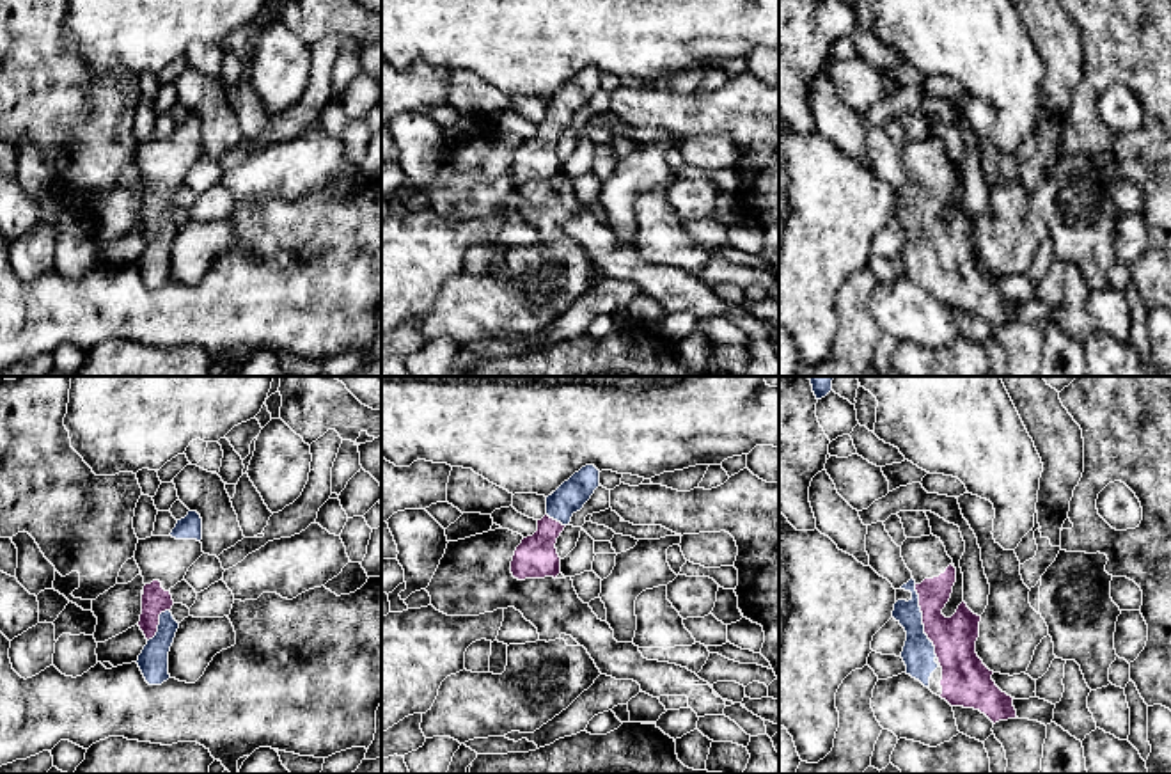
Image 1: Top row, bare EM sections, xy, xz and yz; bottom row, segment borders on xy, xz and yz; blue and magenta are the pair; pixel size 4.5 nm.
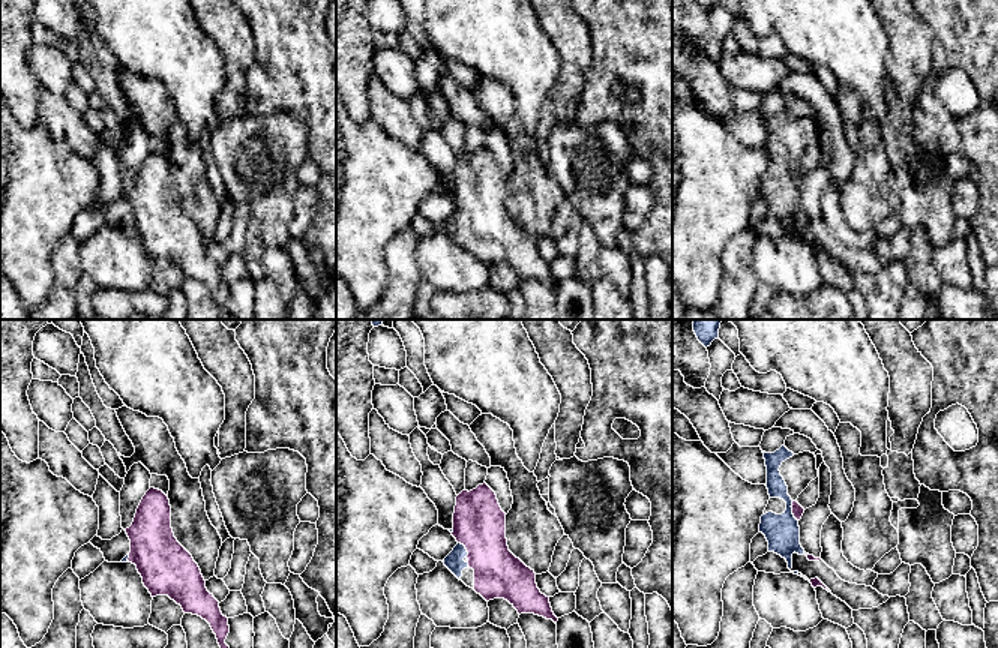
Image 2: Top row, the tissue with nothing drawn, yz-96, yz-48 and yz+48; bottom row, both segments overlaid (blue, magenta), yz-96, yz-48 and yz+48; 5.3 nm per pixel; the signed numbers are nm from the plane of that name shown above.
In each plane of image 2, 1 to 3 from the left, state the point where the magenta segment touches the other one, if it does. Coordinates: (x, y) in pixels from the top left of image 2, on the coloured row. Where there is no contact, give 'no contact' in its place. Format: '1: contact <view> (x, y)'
1: contact yz-96 (128, 557)
2: contact yz-48 (465, 549)
3: contact yz+48 (791, 512)

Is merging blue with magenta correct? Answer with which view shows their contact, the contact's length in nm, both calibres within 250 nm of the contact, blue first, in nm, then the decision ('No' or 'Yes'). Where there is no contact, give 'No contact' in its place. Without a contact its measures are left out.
Touches blue in yz. Shared border 340 nm. Thickness 150 nm (blue) against 190 nm. Yes

